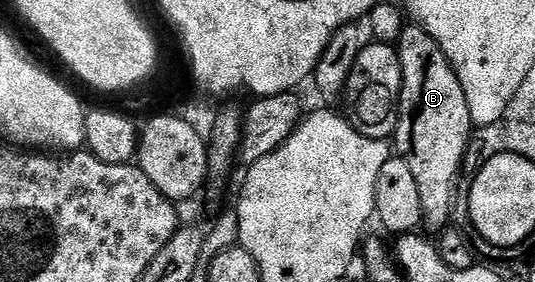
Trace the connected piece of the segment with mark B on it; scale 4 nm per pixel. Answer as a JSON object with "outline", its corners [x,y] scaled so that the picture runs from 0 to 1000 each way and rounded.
{"outline":[[[787,103],[761,106],[748,145],[748,191],[755,394],[757,404],[766,404],[766,422],[753,418],[746,433],[740,479],[742,489],[759,493],[759,521],[766,532],[763,560],[770,628],[778,628],[778,656],[785,667],[794,801],[819,819],[841,777],[841,745],[849,734],[849,645],[864,606],[864,574],[879,521],[879,465],[888,461],[888,443],[877,401],[875,344],[867,337],[867,301],[860,301],[830,174],[807,128]]]}

